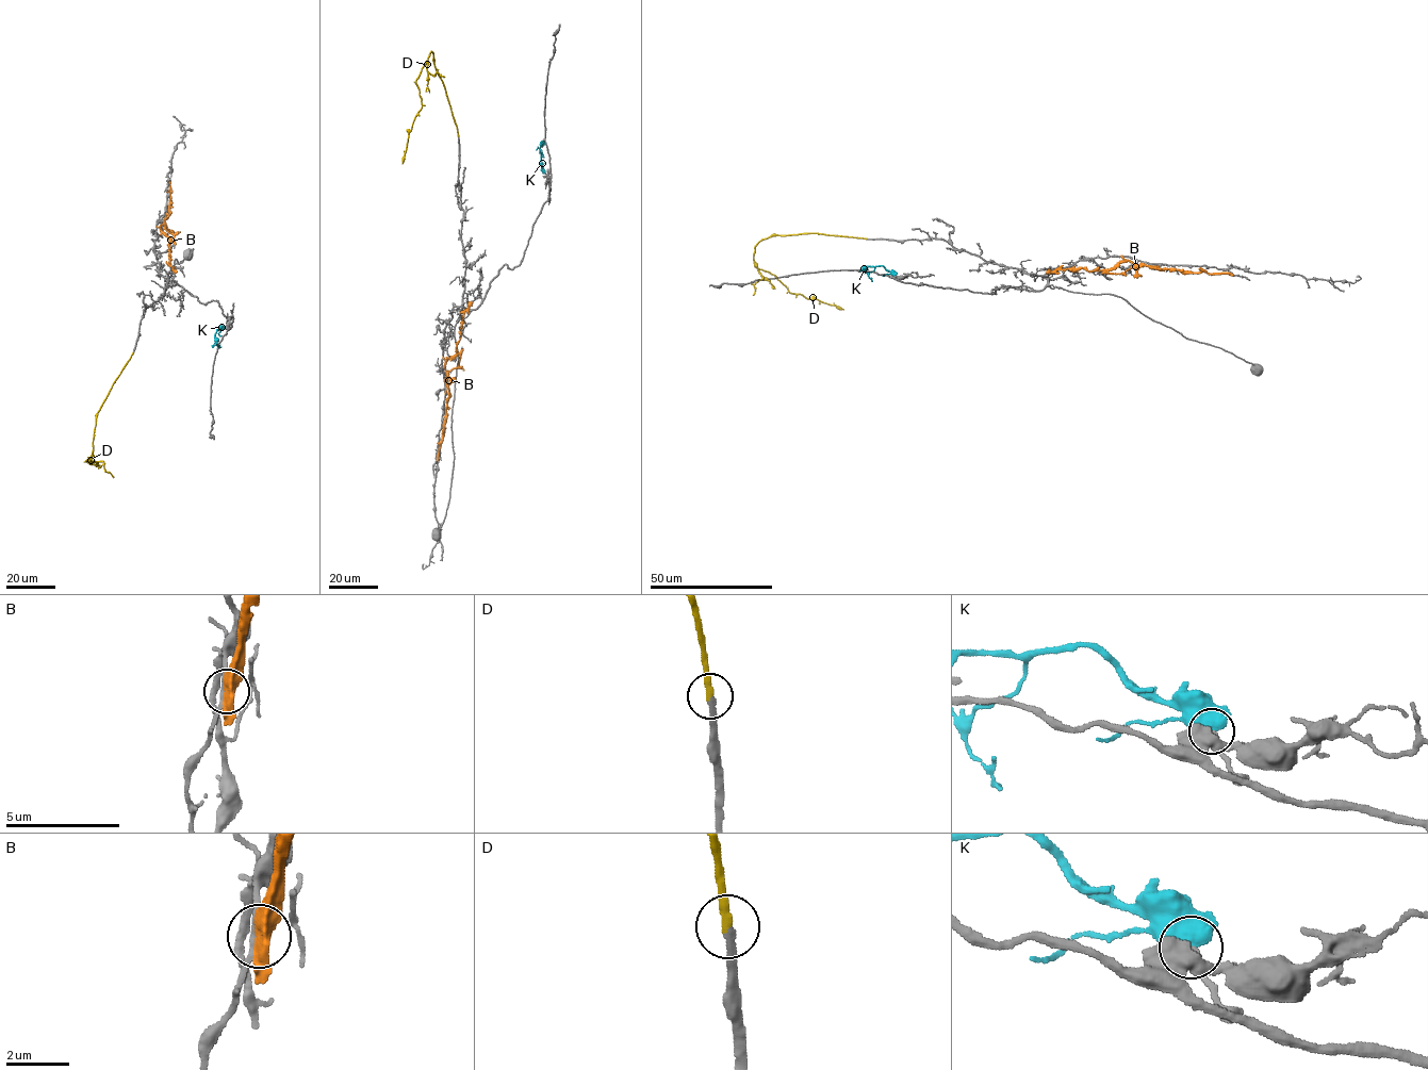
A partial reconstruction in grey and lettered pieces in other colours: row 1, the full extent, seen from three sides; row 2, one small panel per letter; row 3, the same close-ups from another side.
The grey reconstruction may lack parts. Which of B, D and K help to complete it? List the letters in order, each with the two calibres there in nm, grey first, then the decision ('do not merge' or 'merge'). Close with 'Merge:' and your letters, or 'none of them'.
B: 170/460 nm | do not merge
D: 220/260 nm | merge
K: 200/500 nm | do not merge
Merge: D

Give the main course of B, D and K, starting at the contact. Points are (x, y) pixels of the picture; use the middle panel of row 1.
B: (437, 457), (448, 396), (444, 361), (456, 352), (463, 312), (473, 302)
D: (458, 135), (430, 51), (415, 81), (422, 109), (411, 127), (401, 163)
K: (544, 171), (541, 157)

